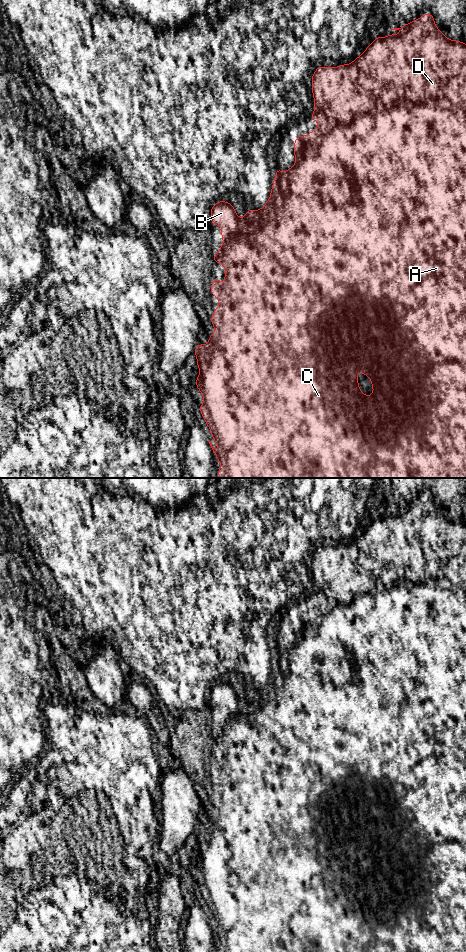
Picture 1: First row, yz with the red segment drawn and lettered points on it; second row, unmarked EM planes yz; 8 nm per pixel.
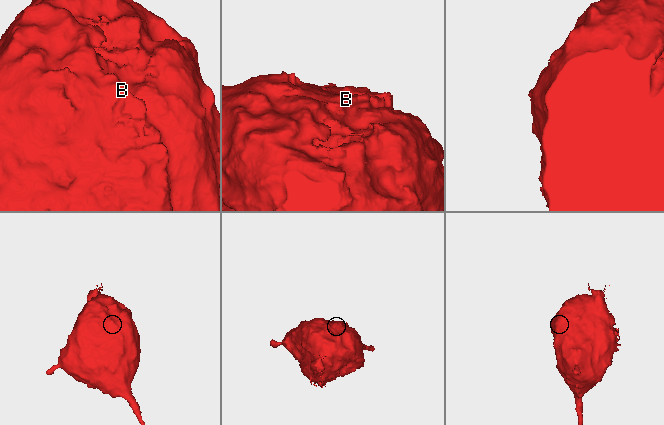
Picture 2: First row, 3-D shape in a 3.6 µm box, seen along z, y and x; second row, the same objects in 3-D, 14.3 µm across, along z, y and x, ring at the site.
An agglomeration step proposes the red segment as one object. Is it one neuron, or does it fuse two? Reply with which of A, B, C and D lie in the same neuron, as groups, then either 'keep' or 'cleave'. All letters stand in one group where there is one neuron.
A B C D; keep

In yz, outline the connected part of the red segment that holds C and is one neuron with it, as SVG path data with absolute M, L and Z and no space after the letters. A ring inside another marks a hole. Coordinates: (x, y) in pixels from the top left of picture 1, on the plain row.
M424 494L424 495L422 495L422 497L421 497L421 498L418 498L418 499L417 499L417 500L415 500L415 501L413 501L413 502L411 502L411 503L408 503L408 504L405 504L405 505L404 505L404 506L402 506L402 507L401 507L401 508L394 508L394 509L391 509L391 510L399 510L399 511L400 511L400 512L401 512L401 511L402 511L402 512L403 512L403 513L402 513L402 514L401 514L401 513L400 513L400 514L399 514L399 515L391 515L391 514L390 514L390 513L389 513L389 514L388 514L388 517L387 517L387 518L385 518L385 517L382 517L382 516L380 516L380 517L378 517L378 518L376 518L376 519L375 519L375 520L374 520L374 521L373 521L373 522L372 522L372 524L371 524L371 525L369 525L369 526L368 526L368 527L367 527L367 528L366 528L366 530L365 530L365 532L364 532L364 533L363 533L363 534L362 534L362 535L361 535L361 536L359 536L359 537L357 537L357 538L356 538L356 539L355 539L355 540L354 540L354 541L353 541L353 542L352 542L352 543L350 543L350 544L348 544L348 545L344 545L344 544L342 544L342 545L340 545L340 546L338 546L338 547L336 547L336 548L333 548L333 547L322 547L322 546L320 546L320 547L318 547L318 548L317 548L317 549L316 549L316 551L315 551L315 552L314 552L314 554L313 554L313 556L312 556L312 573L313 573L313 575L314 575L314 594L313 594L313 595L312 595L312 596L311 596L311 597L310 597L310 598L309 598L309 599L310 599L310 600L317 600L317 601L318 601L318 608L317 608L317 609L313 609L313 611L312 611L312 612L311 612L311 613L309 613L309 614L308 614L308 615L307 615L307 616L304 616L304 615L302 615L302 616L298 616L298 617L297 617L297 619L296 619L296 620L295 620L295 623L294 623L294 625L293 625L293 628L294 628L294 635L295 635L295 637L296 637L296 643L295 643L295 644L294 644L294 646L293 646L293 647L292 647L292 648L290 648L290 649L288 649L288 650L287 650L287 651L286 651L286 652L282 652L282 651L280 651L280 650L279 650L279 648L277 648L277 649L276 649L276 657L275 657L275 659L274 659L274 662L273 662L273 665L272 665L272 670L271 670L271 675L270 675L270 678L269 678L269 679L268 679L268 682L267 682L267 683L266 683L266 684L265 684L265 685L264 685L264 686L263 686L263 687L262 687L262 688L261 688L261 689L260 689L260 690L259 690L259 691L255 691L255 690L247 690L247 692L246 692L246 695L245 695L245 697L244 697L244 698L239 698L239 697L238 697L238 696L237 696L237 694L236 694L236 692L235 692L235 689L234 689L234 687L233 687L233 686L232 686L232 684L230 684L230 683L227 683L227 682L225 682L225 681L224 681L224 680L222 680L222 681L220 681L220 682L218 682L218 683L216 683L216 684L215 684L215 685L214 685L214 686L213 686L213 687L212 687L212 688L211 688L211 701L210 701L210 702L211 702L211 704L217 704L217 705L218 705L218 706L220 706L220 707L221 707L221 708L222 708L222 709L223 709L223 711L222 711L222 712L221 712L221 717L222 717L222 718L223 718L223 719L224 719L224 722L223 722L223 723L222 723L222 725L221 725L221 728L220 728L220 729L219 729L219 732L218 732L218 733L217 733L217 734L215 734L215 735L213 735L213 739L214 739L214 741L215 741L215 742L216 742L216 743L218 743L218 744L219 744L219 743L222 743L222 744L223 744L223 745L224 745L224 748L225 748L225 761L224 761L224 763L223 763L223 764L221 764L221 763L220 763L220 760L219 760L219 759L215 759L215 760L212 760L212 766L211 766L211 775L215 775L215 776L216 776L216 777L217 777L217 778L218 778L218 779L219 779L219 782L220 782L220 784L219 784L219 787L218 787L218 788L217 788L217 789L215 789L215 790L213 790L213 794L212 794L212 798L211 798L211 802L212 802L212 804L213 804L213 806L214 806L214 809L215 809L215 813L214 813L214 814L213 814L213 815L209 815L209 823L208 823L208 824L207 824L207 825L203 825L203 824L198 824L198 826L197 826L197 827L196 827L196 828L195 828L195 831L194 831L194 833L195 833L195 835L196 835L196 837L197 837L197 840L198 840L198 841L197 841L197 845L198 845L198 847L199 847L199 850L200 850L200 854L199 854L199 856L198 856L198 857L197 857L197 859L196 859L196 866L197 866L197 868L198 868L198 869L199 869L199 871L200 871L200 872L201 872L201 873L202 873L202 874L203 874L203 876L204 876L204 883L203 883L203 884L202 884L202 885L200 885L200 886L199 886L199 887L200 887L200 891L201 891L201 893L202 893L202 896L203 896L203 898L204 898L204 899L205 899L205 901L206 901L206 903L207 903L207 905L208 905L208 907L209 907L209 909L210 909L210 911L211 911L211 912L212 912L212 916L213 916L213 919L214 919L214 921L216 921L216 922L217 922L217 924L218 924L218 926L219 926L219 927L220 927L220 930L219 930L219 931L217 931L217 930L216 930L216 929L215 929L215 928L214 928L214 927L213 927L213 926L212 926L212 923L211 923L211 922L210 922L210 921L209 921L209 924L210 924L210 926L211 926L211 928L212 928L212 930L213 930L213 933L214 933L214 935L216 935L216 936L217 936L217 939L218 939L218 940L219 940L219 941L220 941L220 944L221 944L221 947L220 947L220 949L219 949L219 951L218 951L218 952L466 952L466 524L464 524L464 523L463 523L463 522L461 522L461 521L454 521L454 520L449 520L449 519L448 519L448 518L446 518L446 517L445 517L445 516L444 516L444 515L443 515L443 514L442 514L442 512L441 512L441 511L440 511L440 510L439 510L439 509L438 509L438 508L437 508L437 507L436 507L436 506L435 506L435 503L434 503L434 497L433 497L433 495L432 495L432 494ZM359 851L361 851L361 852L362 852L362 853L363 853L363 854L365 854L365 855L366 855L366 856L368 856L368 857L369 857L369 858L370 858L370 859L371 859L371 863L372 863L372 866L373 866L373 875L372 875L372 876L367 876L367 875L365 875L365 874L363 874L363 873L362 873L362 872L361 872L361 871L360 871L360 868L359 868L359 864L358 864L358 861L357 861L357 853L358 853L358 852L359 852Z

